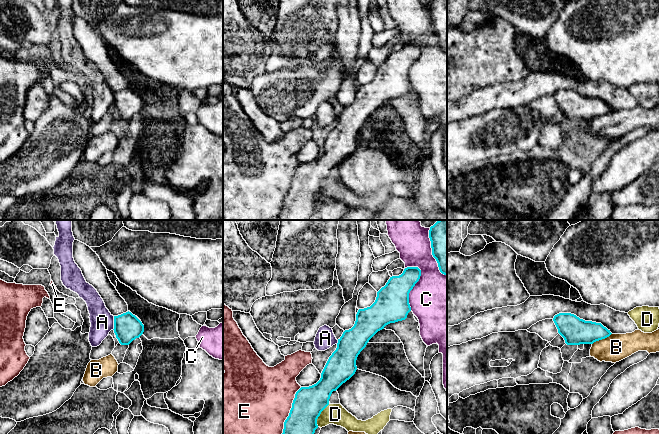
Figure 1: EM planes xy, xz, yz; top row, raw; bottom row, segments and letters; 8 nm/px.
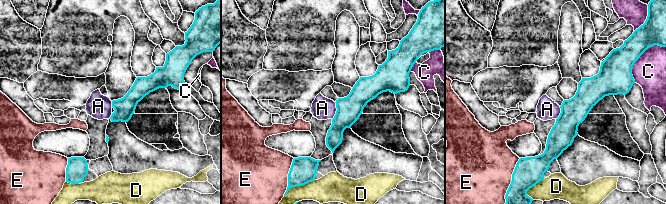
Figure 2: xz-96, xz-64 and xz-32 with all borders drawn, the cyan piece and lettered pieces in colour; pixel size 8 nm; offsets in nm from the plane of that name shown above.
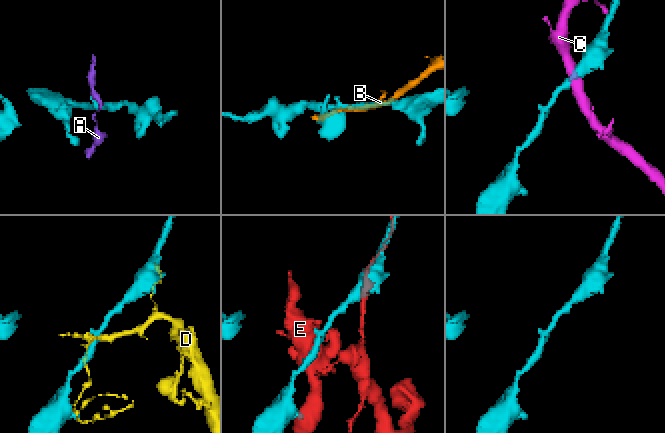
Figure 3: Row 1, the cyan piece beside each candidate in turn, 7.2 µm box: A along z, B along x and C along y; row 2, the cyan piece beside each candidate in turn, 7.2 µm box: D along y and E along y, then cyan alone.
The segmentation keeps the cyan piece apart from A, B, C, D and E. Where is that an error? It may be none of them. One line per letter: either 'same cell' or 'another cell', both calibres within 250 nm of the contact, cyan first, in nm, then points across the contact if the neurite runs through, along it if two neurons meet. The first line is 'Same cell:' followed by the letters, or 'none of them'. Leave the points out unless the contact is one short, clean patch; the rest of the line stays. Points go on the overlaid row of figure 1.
Same cell: none of them
A: another cell; 220 nm thick on the cyan side, 190 nm on the other; border along xy (114, 316), (114, 327), (112, 329)
B: another cell; 220 nm thick on the cyan side, 220 nm on the other
C: another cell; 280 nm thick on the cyan side, 440 nm on the other
D: another cell; 240 nm thick on the cyan side, 160 nm on the other
E: another cell; 240 nm thick on the cyan side, 500 nm on the other

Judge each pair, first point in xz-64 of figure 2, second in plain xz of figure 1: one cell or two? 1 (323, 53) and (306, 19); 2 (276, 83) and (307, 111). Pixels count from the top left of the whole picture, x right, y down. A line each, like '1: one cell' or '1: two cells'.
1: one cell
2: one cell

